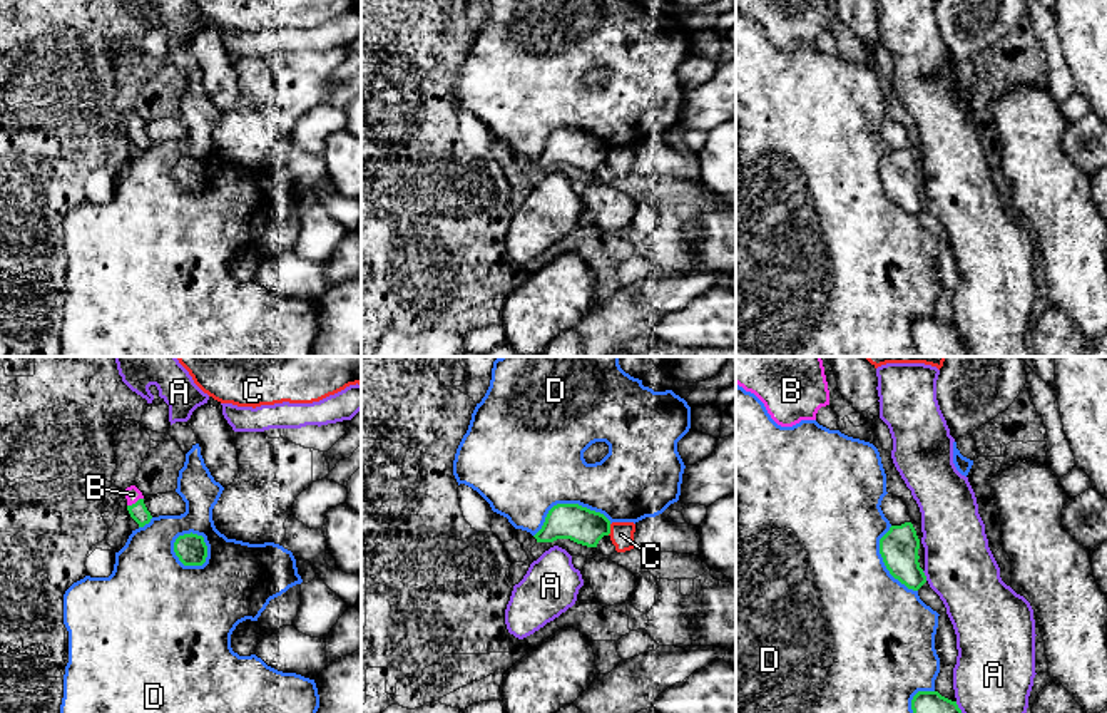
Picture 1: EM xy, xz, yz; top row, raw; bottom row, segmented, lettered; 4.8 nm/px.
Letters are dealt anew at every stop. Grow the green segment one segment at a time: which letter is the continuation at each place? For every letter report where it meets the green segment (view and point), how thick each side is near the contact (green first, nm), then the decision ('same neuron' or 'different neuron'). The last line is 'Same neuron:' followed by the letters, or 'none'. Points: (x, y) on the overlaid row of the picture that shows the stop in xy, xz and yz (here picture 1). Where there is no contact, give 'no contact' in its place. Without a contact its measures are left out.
A: yz (925, 576) | 190/340 nm | different neuron
B: xy (136, 502) | 90/80 nm | same neuron
C: xz (609, 529) | 180/110 nm | different neuron
D: xy (178, 556) | 150/460 nm | different neuron
Same neuron: B

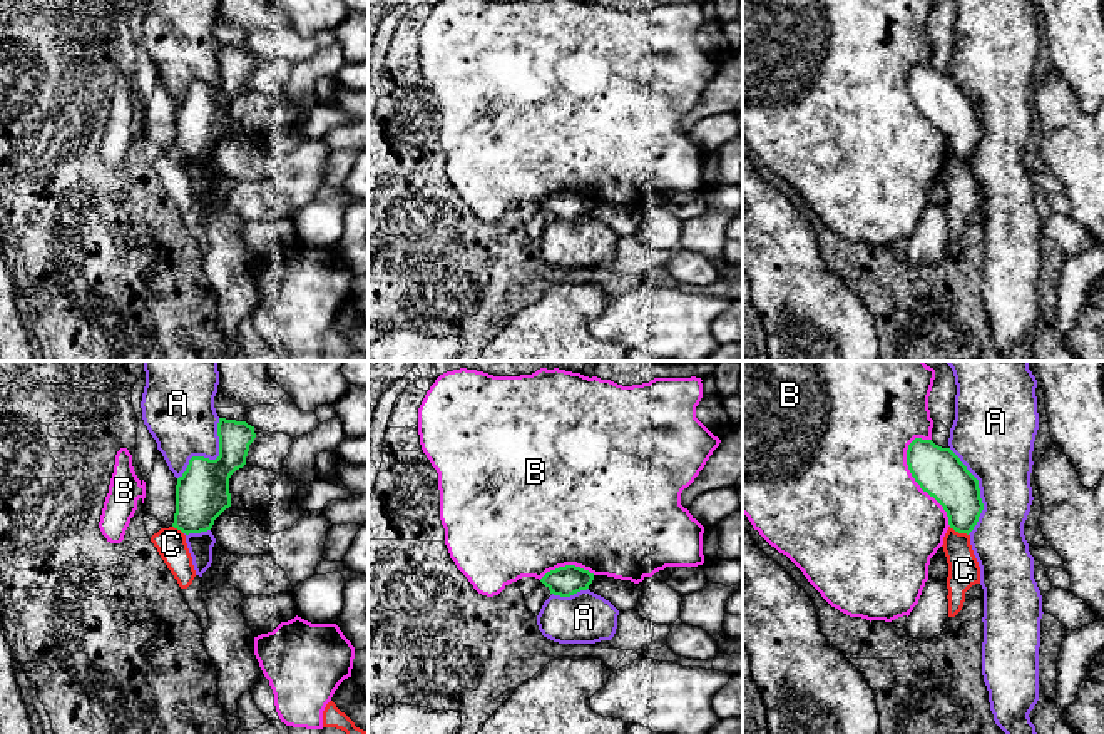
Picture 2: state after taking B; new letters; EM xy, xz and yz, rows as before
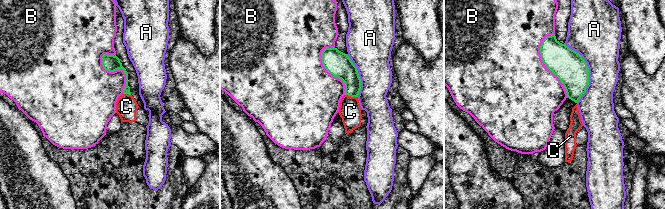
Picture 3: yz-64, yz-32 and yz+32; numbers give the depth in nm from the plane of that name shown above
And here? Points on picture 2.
A: xy (213, 460) | 260/320 nm | different neuron
B: yz (915, 480) | 240/500 nm | different neuron
C: yz (959, 532) | 220/150 nm | different neuron
Same neuron: none

